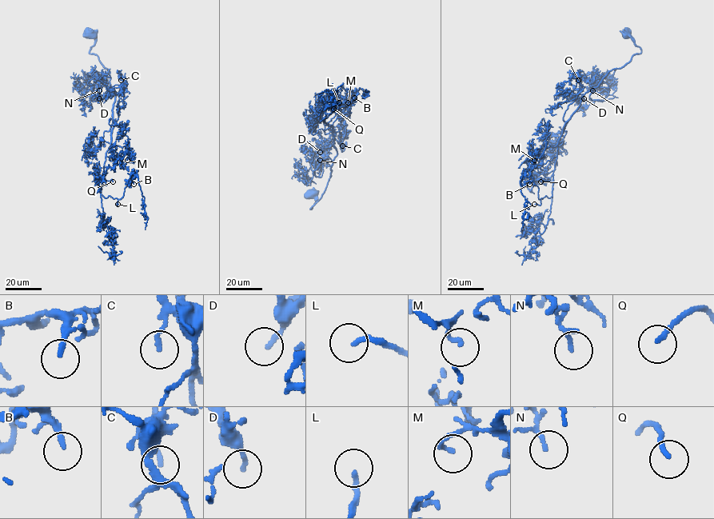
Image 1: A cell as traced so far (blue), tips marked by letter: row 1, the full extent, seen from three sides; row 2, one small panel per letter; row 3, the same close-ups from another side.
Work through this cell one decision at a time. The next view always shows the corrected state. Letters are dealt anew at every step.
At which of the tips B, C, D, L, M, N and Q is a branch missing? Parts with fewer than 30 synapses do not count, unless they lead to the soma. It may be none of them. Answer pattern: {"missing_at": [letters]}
{"missing_at": ["B", "L", "Q"]}

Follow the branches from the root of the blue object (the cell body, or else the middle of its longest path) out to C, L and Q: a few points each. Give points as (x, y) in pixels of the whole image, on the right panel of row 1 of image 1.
C: (626, 33), (641, 53), (610, 70), (564, 121), (565, 110), (584, 87), (578, 80)
L: (626, 33), (641, 53), (610, 70), (582, 97), (558, 141), (552, 195), (534, 204)
Q: (626, 33), (641, 53), (610, 70), (582, 97), (558, 141), (552, 180), (540, 181)

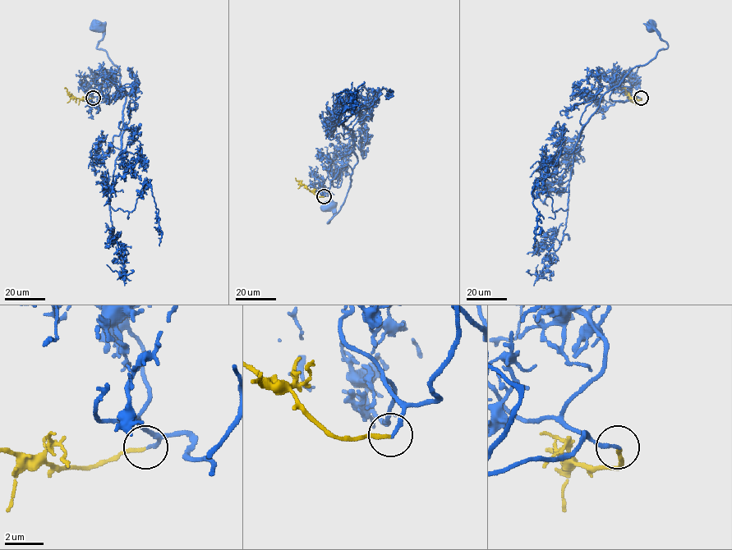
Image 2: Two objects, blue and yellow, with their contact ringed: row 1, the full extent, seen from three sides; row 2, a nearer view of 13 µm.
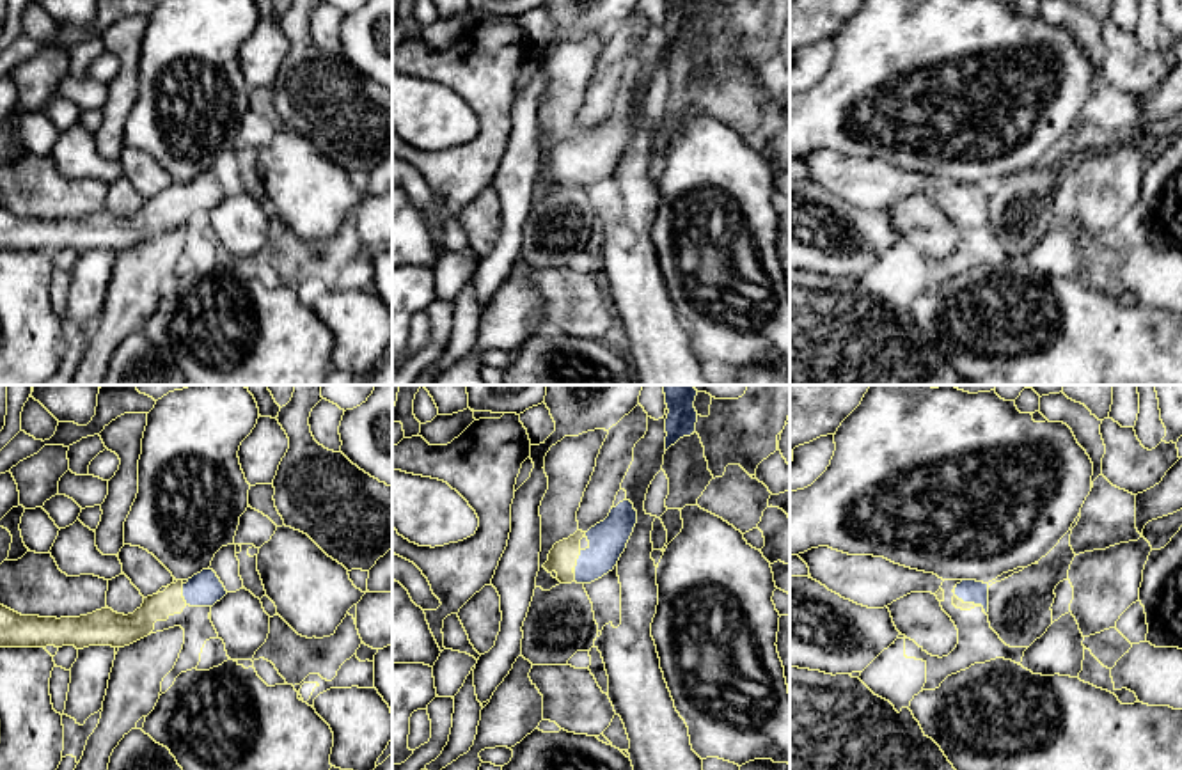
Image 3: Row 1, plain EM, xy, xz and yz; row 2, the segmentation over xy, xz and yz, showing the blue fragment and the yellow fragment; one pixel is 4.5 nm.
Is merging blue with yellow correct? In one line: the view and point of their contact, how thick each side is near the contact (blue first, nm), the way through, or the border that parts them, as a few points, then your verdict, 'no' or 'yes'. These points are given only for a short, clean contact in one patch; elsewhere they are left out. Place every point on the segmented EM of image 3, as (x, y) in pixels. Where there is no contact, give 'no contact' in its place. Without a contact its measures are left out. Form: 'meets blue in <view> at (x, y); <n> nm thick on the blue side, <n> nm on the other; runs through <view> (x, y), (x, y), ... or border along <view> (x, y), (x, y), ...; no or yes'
meets blue in xy at (183, 595); 160 nm thick on the blue side, 120 nm on the other; runs through xy (204, 589), (183, 595), (158, 607); yes

